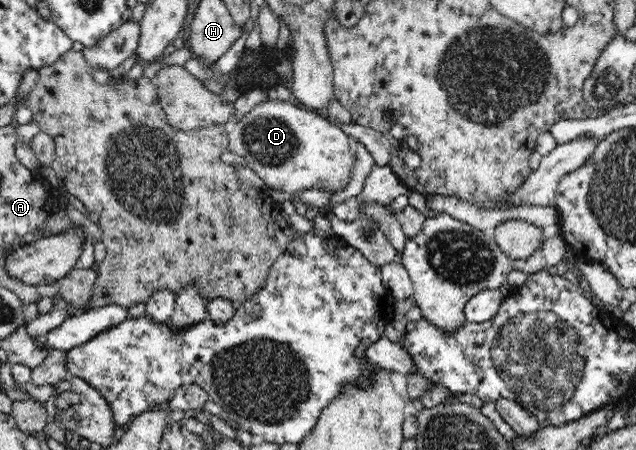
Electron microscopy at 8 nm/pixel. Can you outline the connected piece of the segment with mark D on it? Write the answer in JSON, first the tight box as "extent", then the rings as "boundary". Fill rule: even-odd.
{"extent":[228,100,357,194],"boundary":[[[267,100],[249,112],[237,124],[228,128],[230,138],[229,152],[243,157],[249,167],[265,182],[265,187],[297,194],[304,190],[323,190],[338,192],[350,185],[357,161],[357,140],[341,130],[338,125],[329,122],[321,112],[306,111],[293,100],[277,102]]]}

